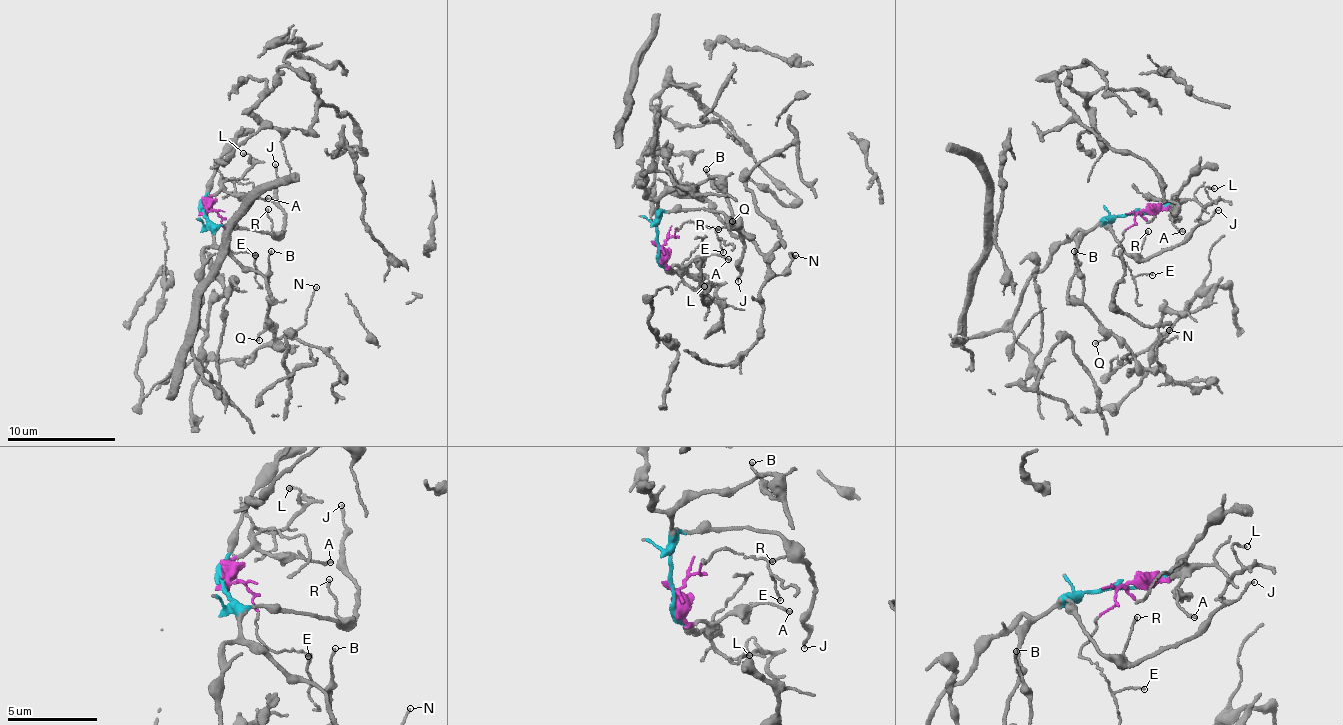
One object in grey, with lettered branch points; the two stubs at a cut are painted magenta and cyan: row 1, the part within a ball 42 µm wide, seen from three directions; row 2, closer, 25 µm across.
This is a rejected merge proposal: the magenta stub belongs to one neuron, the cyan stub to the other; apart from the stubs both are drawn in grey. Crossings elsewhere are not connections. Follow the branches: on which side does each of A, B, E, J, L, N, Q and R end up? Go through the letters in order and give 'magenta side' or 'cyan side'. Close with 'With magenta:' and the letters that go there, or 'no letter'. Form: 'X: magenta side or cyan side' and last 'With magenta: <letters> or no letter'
A: magenta side
B: cyan side
E: magenta side
J: cyan side
L: magenta side
N: cyan side
Q: cyan side
R: cyan side
With magenta: A, E, L

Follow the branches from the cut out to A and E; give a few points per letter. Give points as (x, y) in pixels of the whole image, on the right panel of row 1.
A: (1136, 213), (1172, 207), (1173, 224), (1183, 230)
E: (1136, 213), (1140, 214), (1115, 246), (1114, 253), (1132, 275), (1153, 276)

